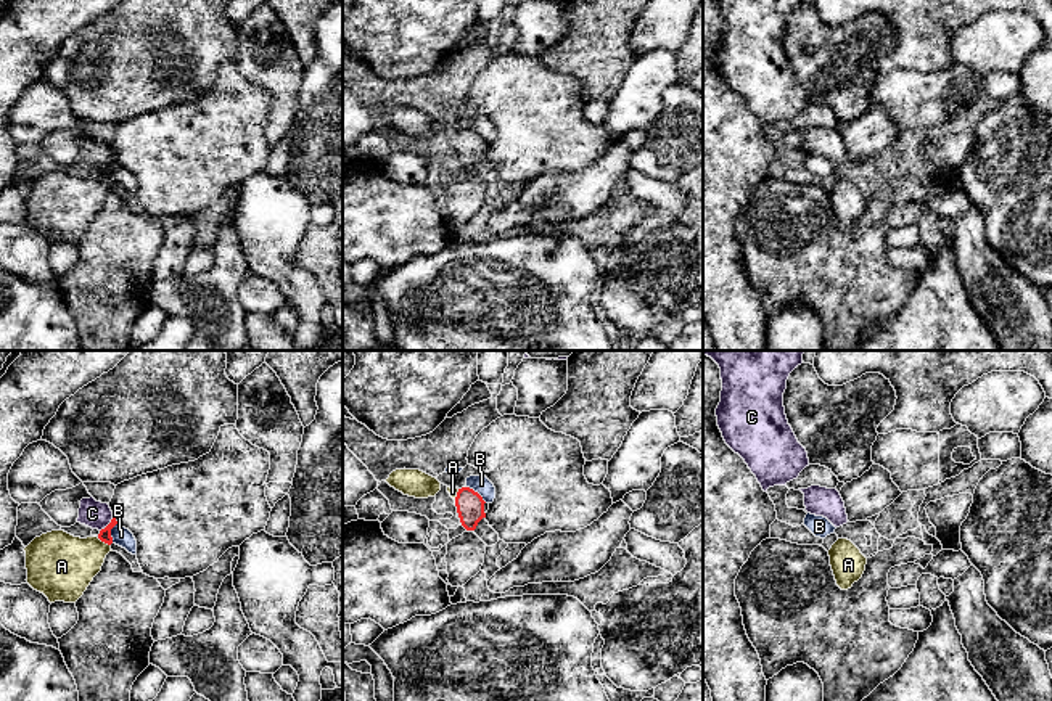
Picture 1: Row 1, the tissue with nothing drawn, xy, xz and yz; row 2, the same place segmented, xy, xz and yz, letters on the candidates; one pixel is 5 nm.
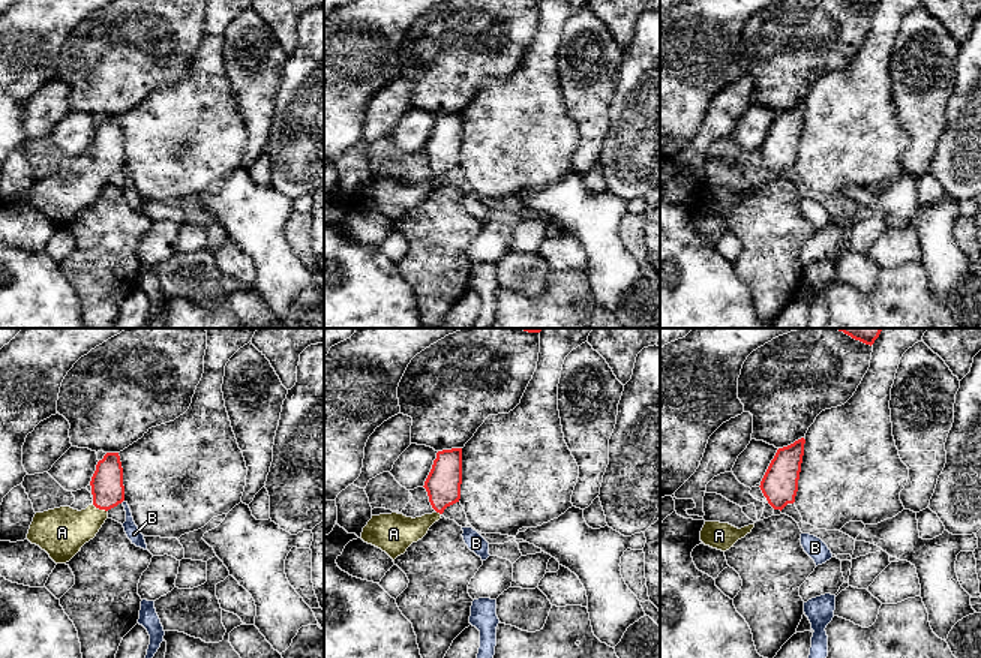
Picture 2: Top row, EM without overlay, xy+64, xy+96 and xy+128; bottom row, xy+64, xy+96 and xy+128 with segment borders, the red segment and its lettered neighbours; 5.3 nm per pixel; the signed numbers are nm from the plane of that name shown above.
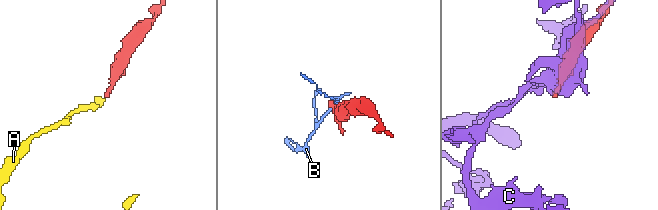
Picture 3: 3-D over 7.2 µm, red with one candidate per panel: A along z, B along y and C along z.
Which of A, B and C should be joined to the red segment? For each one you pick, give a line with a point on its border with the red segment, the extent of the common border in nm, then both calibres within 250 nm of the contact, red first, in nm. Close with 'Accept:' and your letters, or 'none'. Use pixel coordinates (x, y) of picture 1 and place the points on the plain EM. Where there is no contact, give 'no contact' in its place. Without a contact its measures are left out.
A: xy (103, 180) | 80 nm | 60/320 nm
Accept: A

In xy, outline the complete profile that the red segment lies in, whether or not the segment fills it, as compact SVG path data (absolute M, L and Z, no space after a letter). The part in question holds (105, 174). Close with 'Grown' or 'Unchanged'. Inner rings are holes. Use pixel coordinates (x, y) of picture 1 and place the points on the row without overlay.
M114 154L111 162L97 177L74 177L64 170L51 170L35 177L26 188L27 223L43 233L50 243L76 243L93 217L101 211L105 198L111 190L111 169L117 164Z. Grown

